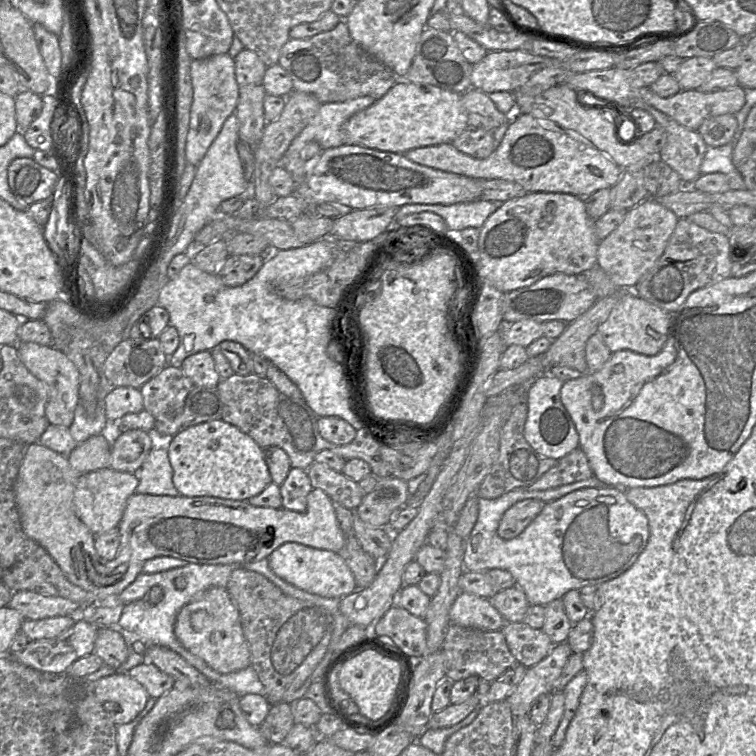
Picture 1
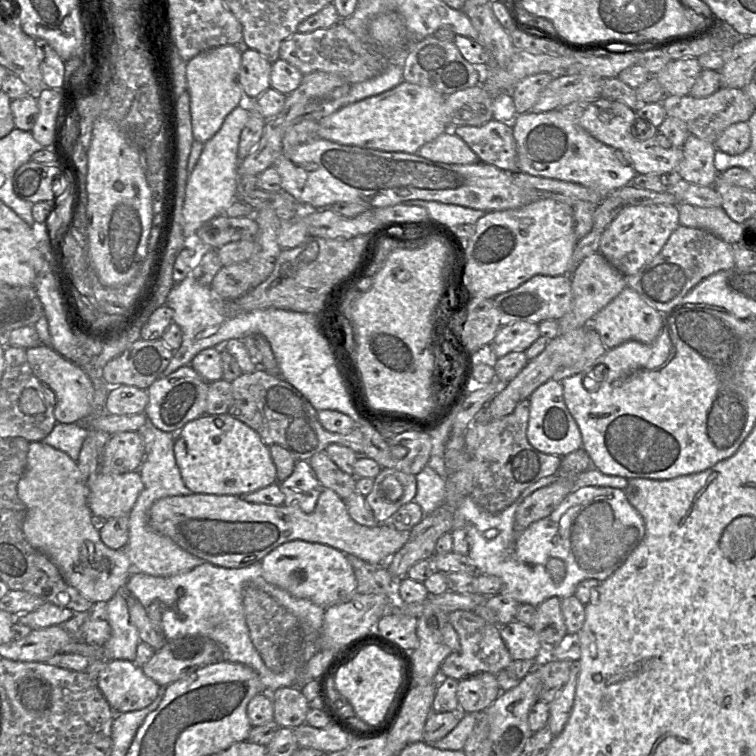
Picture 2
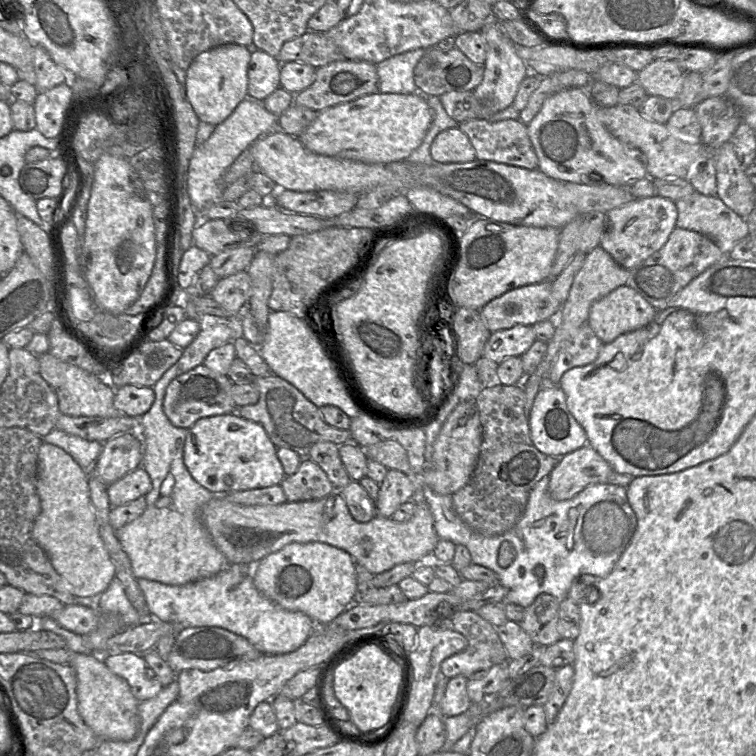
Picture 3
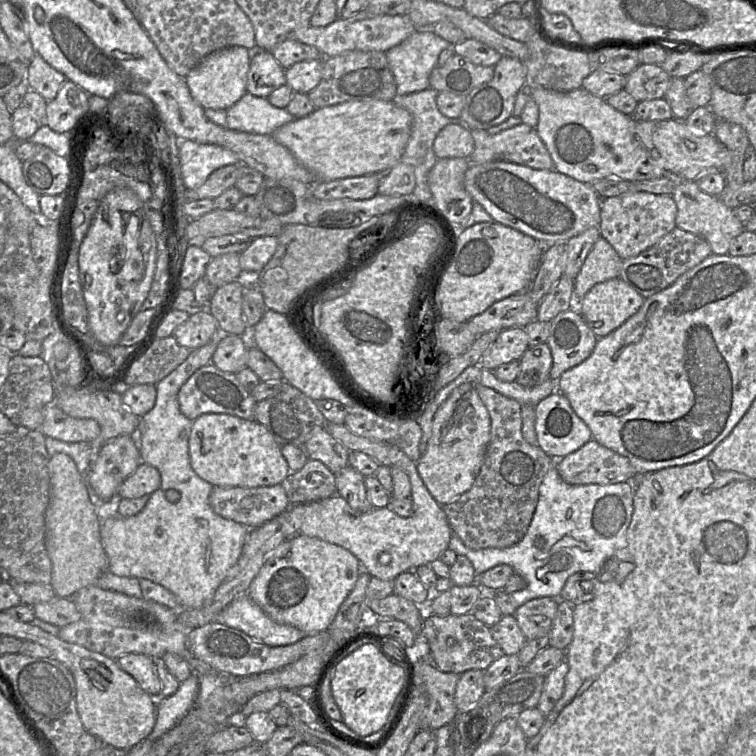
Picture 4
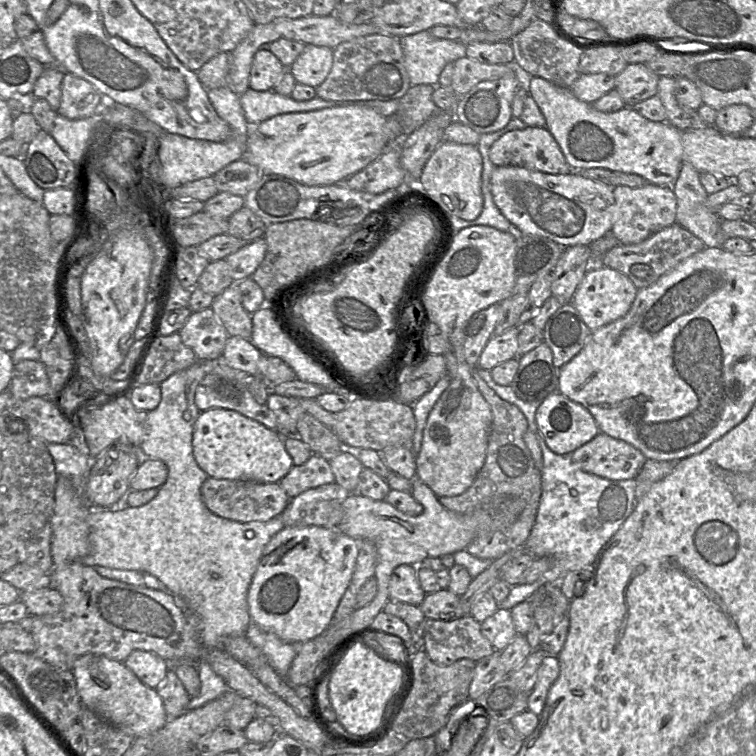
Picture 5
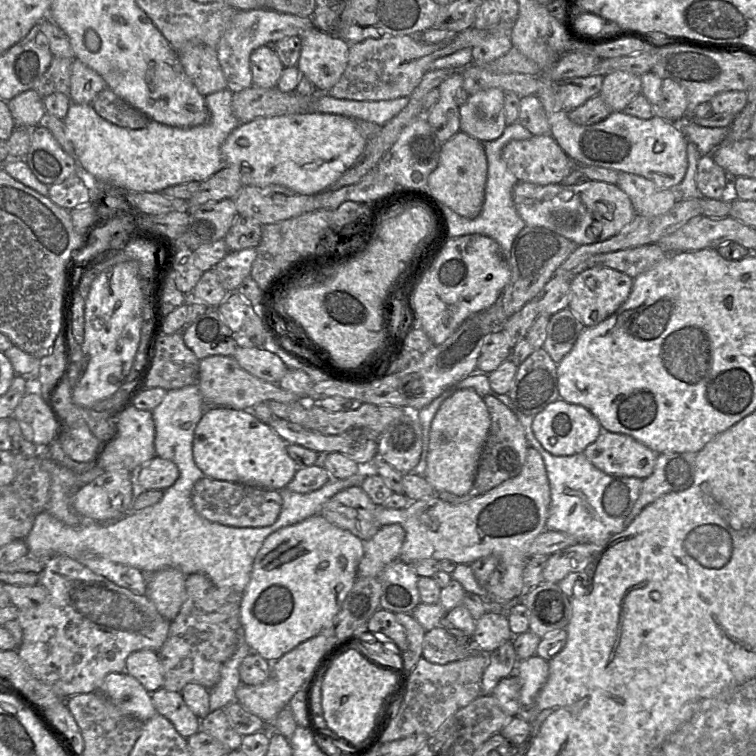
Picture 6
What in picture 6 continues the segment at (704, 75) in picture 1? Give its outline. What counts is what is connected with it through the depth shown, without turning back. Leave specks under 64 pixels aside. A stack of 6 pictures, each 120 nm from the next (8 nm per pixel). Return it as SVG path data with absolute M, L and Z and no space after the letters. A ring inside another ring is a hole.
M617 70L604 76L599 95L612 112L620 112L641 94L641 91L641 75Z

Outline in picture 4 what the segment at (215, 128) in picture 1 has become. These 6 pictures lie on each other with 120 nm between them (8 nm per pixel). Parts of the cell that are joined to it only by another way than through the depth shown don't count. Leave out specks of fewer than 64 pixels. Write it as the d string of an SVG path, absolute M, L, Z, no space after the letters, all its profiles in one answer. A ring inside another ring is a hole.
M231 46L207 55L184 79L192 97L203 108L227 110L247 92L249 66L250 49Z

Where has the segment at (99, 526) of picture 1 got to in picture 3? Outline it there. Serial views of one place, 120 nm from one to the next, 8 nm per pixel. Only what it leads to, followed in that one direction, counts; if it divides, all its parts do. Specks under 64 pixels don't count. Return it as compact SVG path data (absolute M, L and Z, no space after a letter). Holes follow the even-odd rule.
M138 467L121 479L107 486L112 507L125 505L145 496L152 488L150 476L143 467Z

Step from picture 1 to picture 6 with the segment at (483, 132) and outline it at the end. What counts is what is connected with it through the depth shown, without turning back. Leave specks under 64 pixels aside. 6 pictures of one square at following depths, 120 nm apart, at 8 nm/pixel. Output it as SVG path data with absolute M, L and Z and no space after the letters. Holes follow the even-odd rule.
M550 133L510 141L502 150L502 158L519 181L539 185L560 184L572 171L571 159Z

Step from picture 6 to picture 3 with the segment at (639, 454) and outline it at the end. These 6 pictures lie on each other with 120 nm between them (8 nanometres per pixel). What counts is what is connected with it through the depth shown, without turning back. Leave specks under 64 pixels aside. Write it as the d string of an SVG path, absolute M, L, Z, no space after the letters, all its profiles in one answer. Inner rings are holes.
M585 445L559 458L549 475L549 494L557 501L568 500L589 485L607 483L612 473L609 463Z

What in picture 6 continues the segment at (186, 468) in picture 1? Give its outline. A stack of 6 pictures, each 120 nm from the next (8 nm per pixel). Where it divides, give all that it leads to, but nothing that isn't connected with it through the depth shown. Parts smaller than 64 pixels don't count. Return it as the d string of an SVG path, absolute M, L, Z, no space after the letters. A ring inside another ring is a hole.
M206 403L206 409L194 432L193 456L205 476L278 491L289 484L298 470L298 464L288 454L285 440L269 424L257 418L253 409L238 410Z

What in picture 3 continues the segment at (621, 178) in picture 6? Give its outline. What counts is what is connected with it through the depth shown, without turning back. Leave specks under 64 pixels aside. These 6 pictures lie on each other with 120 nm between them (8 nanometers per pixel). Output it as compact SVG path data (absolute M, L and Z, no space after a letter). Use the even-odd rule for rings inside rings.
M655 195L636 198L606 213L606 227L599 246L623 268L630 270L660 250L676 227L678 209L670 199Z

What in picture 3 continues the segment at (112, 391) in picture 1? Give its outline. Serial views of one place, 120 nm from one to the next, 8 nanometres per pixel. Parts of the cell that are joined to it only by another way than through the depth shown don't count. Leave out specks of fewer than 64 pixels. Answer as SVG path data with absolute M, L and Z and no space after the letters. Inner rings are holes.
M124 385L115 388L113 404L122 414L140 418L155 399L152 387Z

